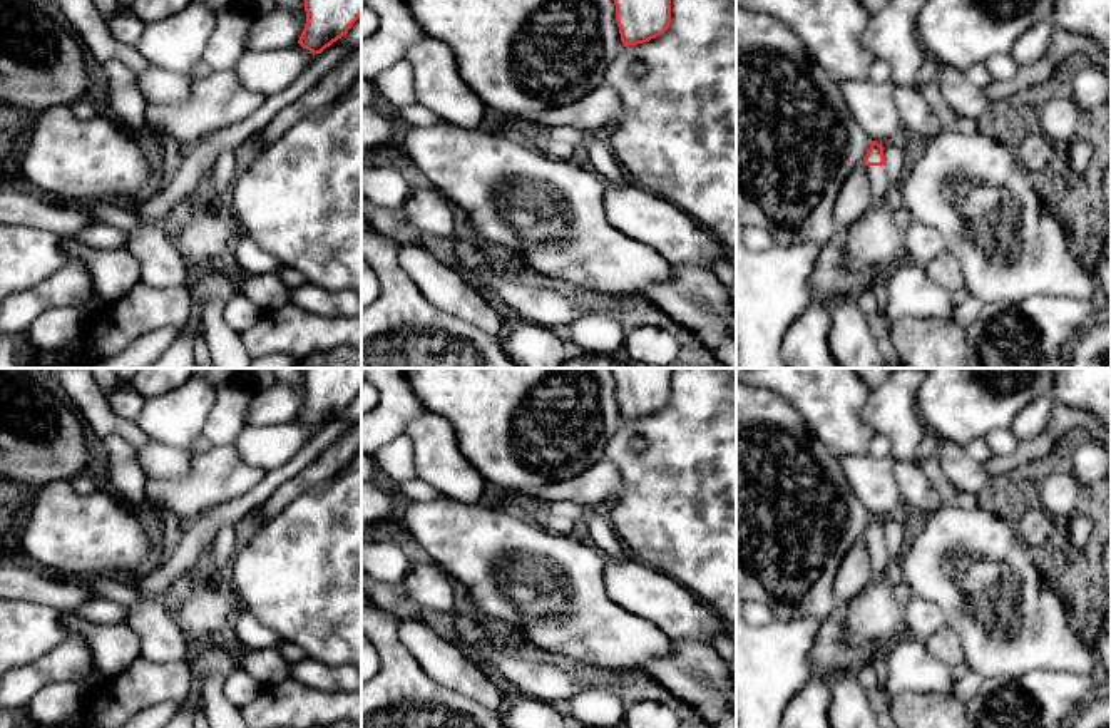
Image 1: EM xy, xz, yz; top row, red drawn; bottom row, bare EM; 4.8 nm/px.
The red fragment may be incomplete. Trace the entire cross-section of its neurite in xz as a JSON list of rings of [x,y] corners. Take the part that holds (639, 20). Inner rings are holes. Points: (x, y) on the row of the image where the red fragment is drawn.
[[[614,0],[624,47],[663,35],[671,23],[671,0]]]

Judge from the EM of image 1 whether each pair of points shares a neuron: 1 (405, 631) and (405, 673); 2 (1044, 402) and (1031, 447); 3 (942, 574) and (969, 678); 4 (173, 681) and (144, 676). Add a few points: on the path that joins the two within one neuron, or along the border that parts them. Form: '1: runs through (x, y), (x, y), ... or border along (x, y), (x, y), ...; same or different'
1: border along (397, 620), (397, 638), (430, 676); different
2: border along (1053, 400), (1049, 425), (1043, 432), (1019, 440); different
3: border along (969, 668), (983, 680); different
4: runs through (166, 681), (151, 681); same

